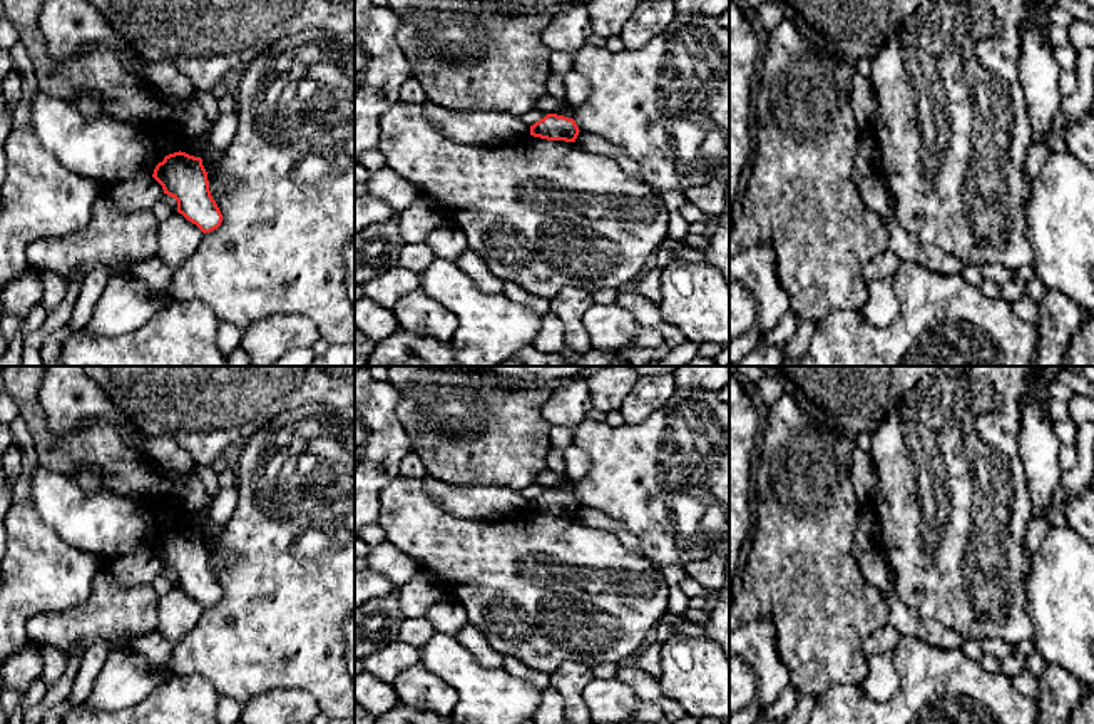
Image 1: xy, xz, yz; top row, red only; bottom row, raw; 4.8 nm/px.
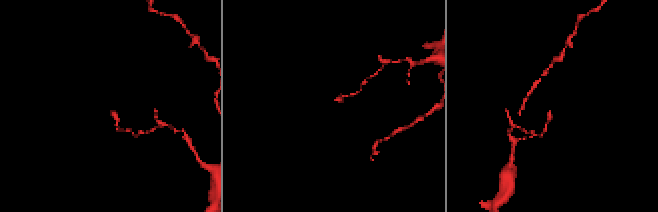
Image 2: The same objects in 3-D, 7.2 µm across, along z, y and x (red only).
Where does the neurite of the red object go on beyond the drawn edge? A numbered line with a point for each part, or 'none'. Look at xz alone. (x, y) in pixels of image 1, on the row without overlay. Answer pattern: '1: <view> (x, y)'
none

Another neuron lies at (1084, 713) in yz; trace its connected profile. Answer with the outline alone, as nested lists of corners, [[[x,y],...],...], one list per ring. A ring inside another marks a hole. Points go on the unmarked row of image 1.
[[[1094,684],[1086,687],[1084,697],[1076,707],[1069,724],[1094,724]]]

